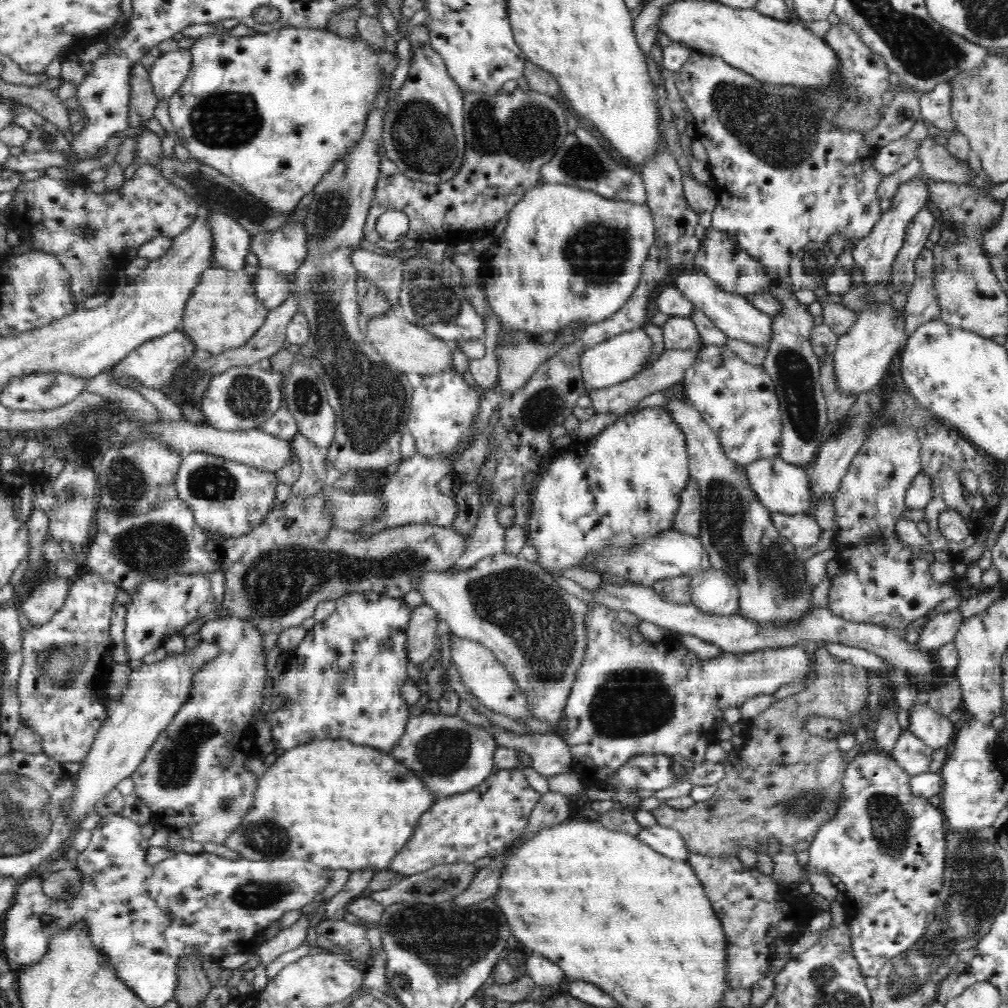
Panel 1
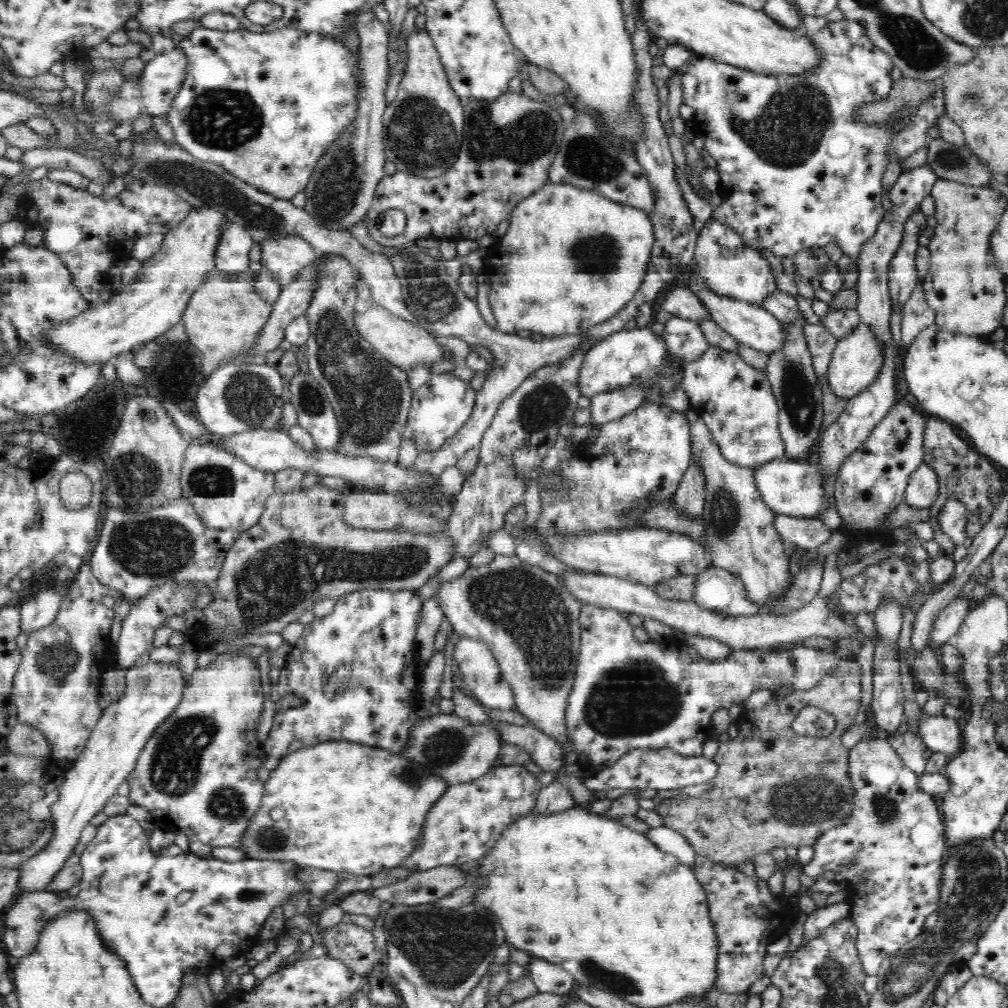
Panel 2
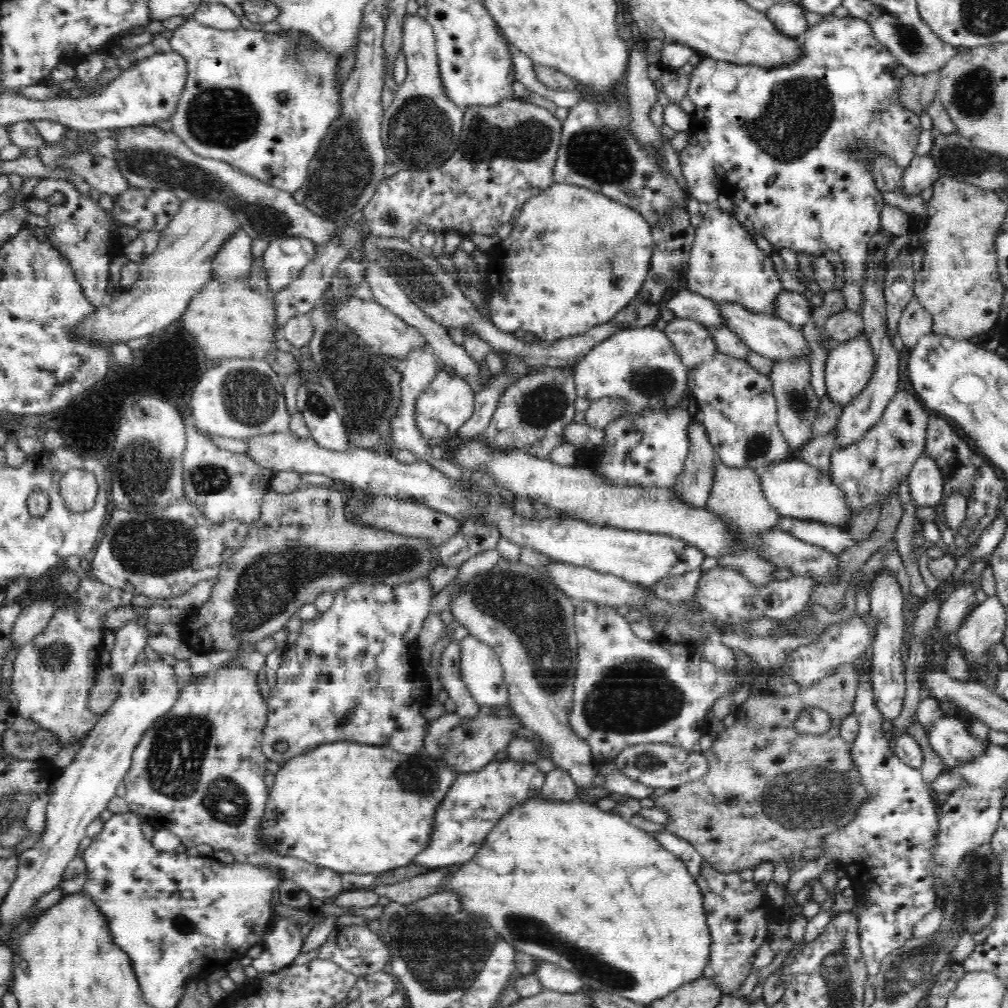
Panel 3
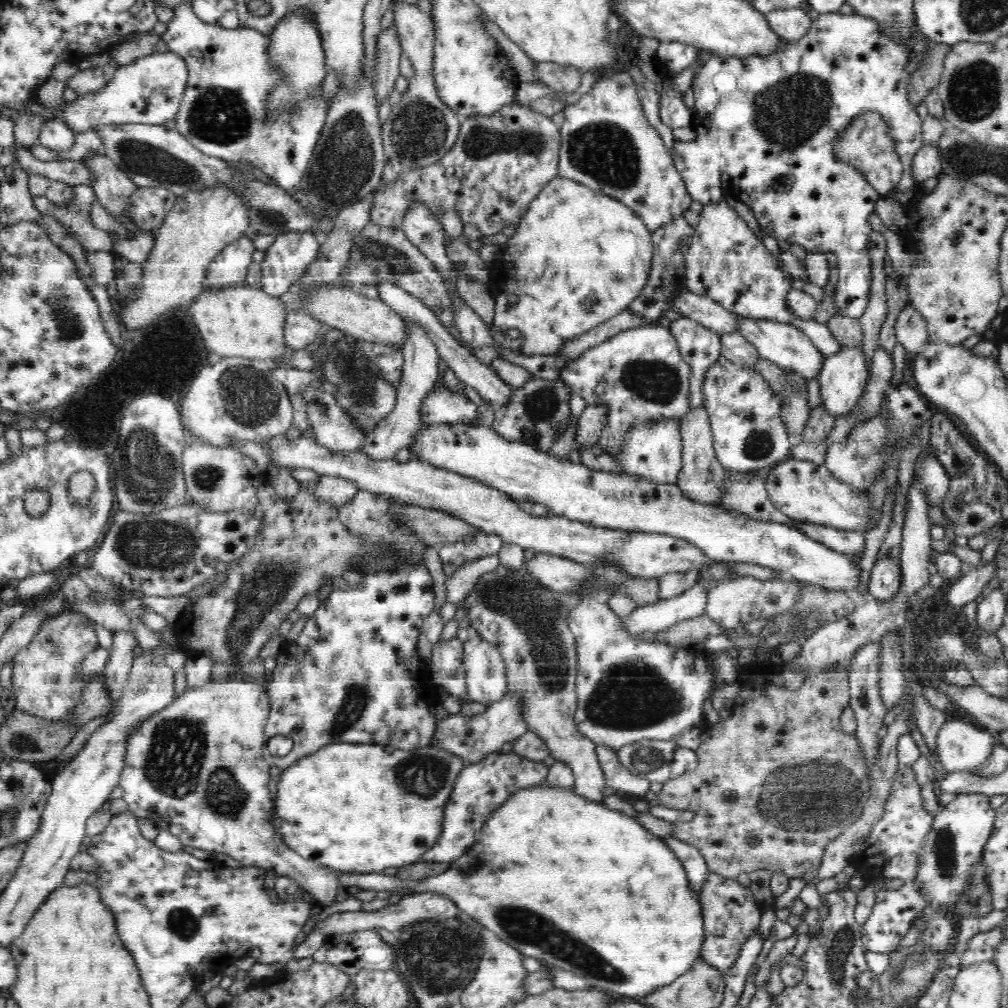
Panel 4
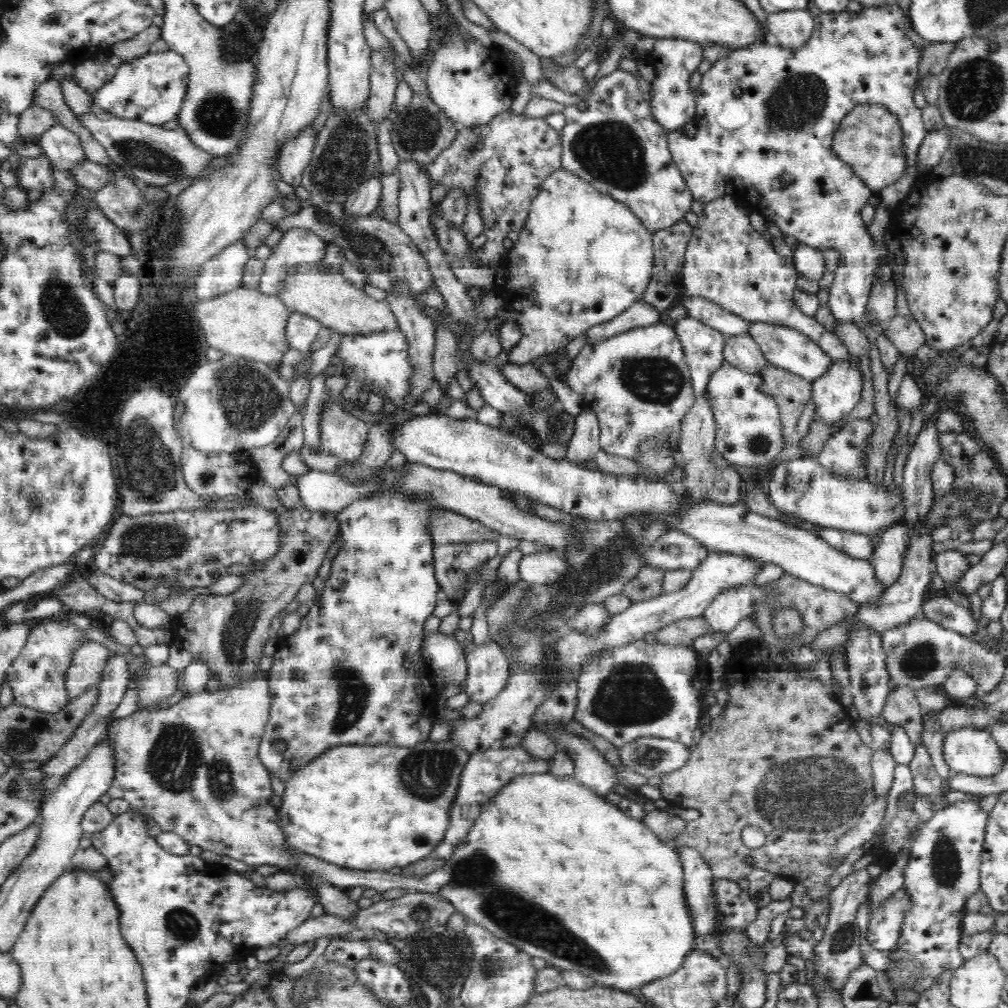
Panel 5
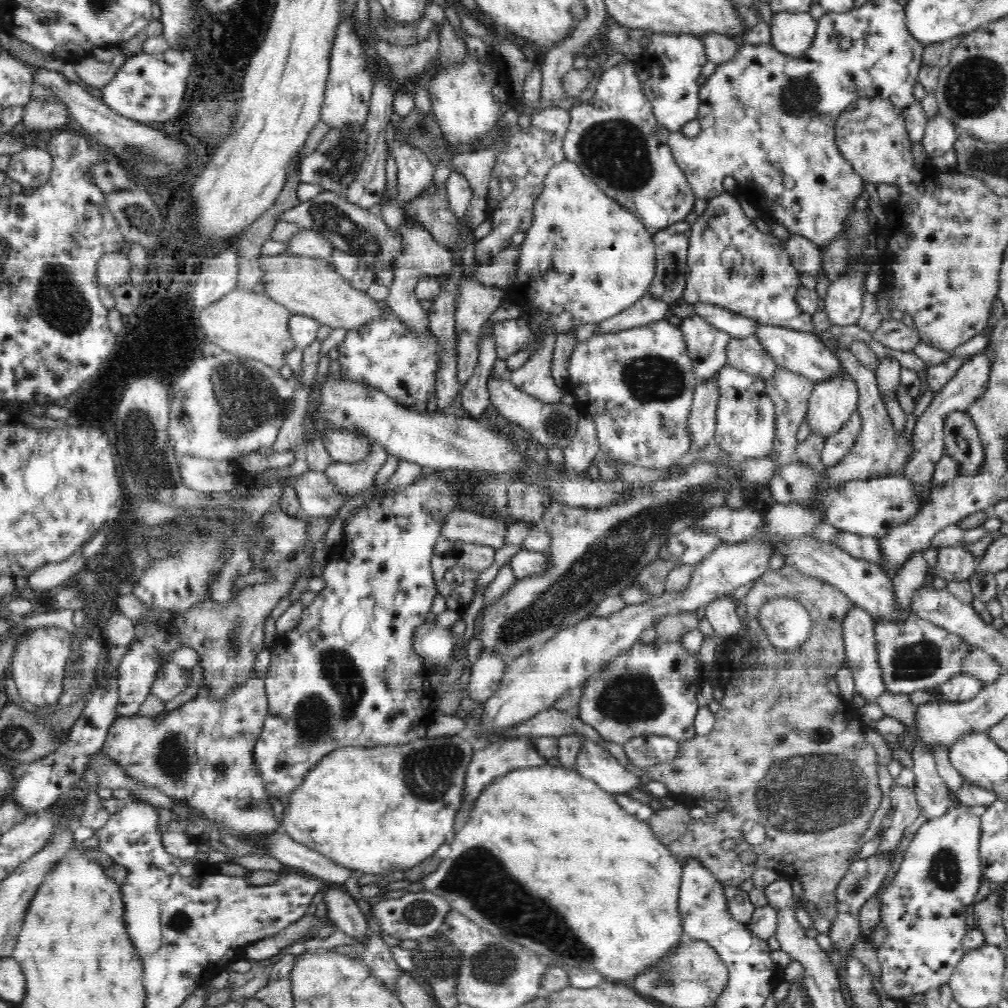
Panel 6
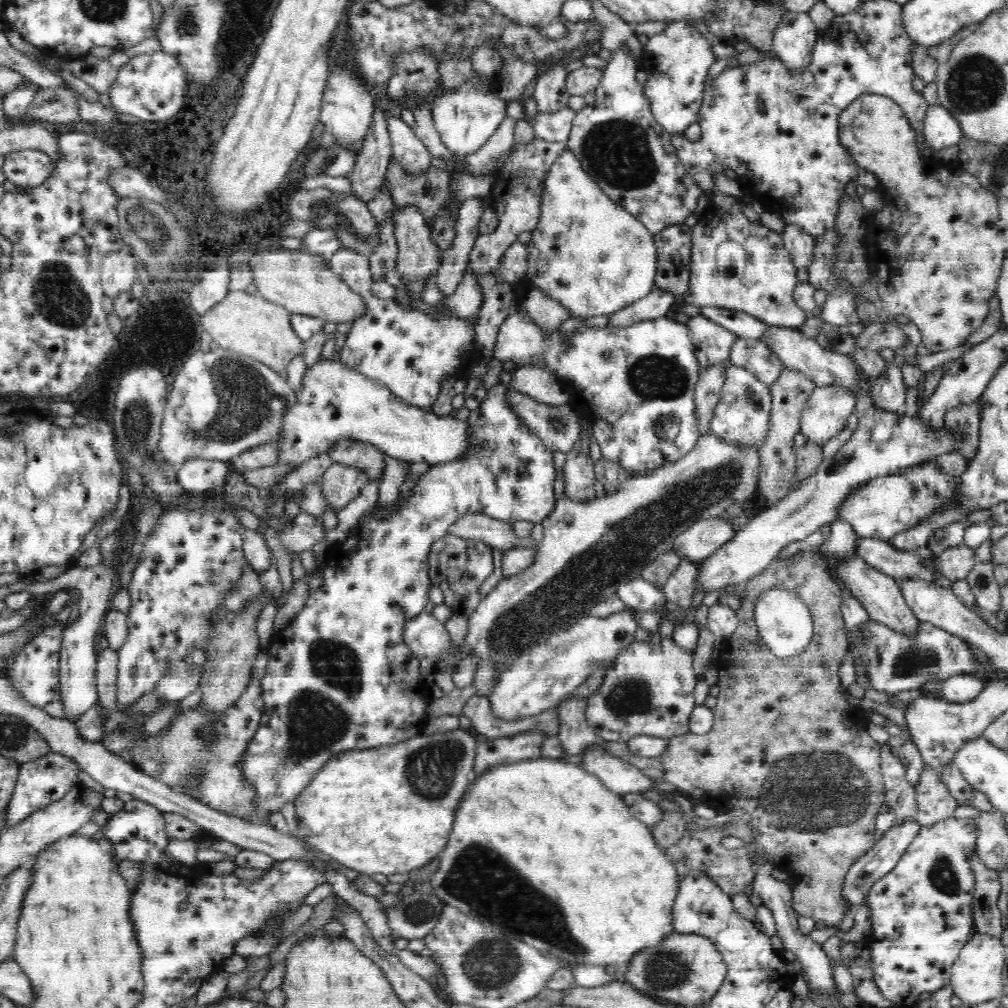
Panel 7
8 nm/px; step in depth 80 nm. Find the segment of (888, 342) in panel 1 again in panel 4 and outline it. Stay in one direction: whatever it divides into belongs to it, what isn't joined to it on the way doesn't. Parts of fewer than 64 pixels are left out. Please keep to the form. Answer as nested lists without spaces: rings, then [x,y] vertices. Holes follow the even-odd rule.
[[[860,345],[842,346],[840,351],[825,357],[820,374],[817,376],[821,404],[830,416],[840,416],[849,413],[854,404],[860,400],[867,386],[866,359]]]

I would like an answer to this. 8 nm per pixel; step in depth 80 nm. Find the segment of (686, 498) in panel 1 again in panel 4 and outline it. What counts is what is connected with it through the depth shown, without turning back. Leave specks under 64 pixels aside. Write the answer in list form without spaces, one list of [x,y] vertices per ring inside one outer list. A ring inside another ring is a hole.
[[[702,405],[691,408],[680,421],[680,430],[683,441],[683,467],[677,476],[678,485],[682,492],[692,501],[702,504],[716,504],[721,498],[721,486],[727,479],[730,471],[720,464],[717,459],[713,445],[712,427],[708,422],[708,416],[705,416],[705,410]]]

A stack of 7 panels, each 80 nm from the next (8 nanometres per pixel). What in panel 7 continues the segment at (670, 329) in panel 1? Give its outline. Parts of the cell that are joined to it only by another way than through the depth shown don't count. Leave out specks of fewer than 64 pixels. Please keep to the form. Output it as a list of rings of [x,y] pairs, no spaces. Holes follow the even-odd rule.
[[[702,314],[690,317],[686,325],[692,338],[694,355],[700,363],[700,370],[728,361],[732,344],[737,339],[730,330],[712,322]]]

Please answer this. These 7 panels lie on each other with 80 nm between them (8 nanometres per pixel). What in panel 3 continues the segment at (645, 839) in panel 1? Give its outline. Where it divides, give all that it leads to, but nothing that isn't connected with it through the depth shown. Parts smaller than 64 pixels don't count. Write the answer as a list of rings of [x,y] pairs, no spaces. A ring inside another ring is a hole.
[[[666,828],[660,832],[654,833],[656,841],[676,855],[693,874],[694,878],[700,874],[700,868],[705,864],[702,855],[688,842],[685,838],[680,838],[676,834],[672,834]]]

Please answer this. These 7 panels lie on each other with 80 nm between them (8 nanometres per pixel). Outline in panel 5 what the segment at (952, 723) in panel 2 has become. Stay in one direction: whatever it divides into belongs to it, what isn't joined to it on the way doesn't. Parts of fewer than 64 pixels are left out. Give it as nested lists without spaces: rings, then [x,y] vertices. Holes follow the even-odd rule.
[[[964,726],[950,730],[945,735],[942,751],[952,773],[992,776],[1005,764],[1000,757],[1000,747],[988,728]]]

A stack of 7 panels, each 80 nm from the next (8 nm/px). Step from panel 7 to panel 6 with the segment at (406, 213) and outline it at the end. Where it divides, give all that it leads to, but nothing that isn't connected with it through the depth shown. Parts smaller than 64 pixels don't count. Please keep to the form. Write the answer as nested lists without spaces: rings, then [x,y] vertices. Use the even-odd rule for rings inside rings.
[[[422,223],[402,224],[400,233],[403,240],[403,249],[395,260],[393,269],[396,272],[396,276],[394,282],[389,286],[389,295],[385,302],[388,303],[387,308],[392,309],[396,316],[406,323],[407,329],[411,330],[411,333],[414,333],[414,335],[428,335],[426,330],[429,329],[430,325],[429,317],[425,310],[426,304],[416,298],[414,288],[418,284],[419,279],[425,276],[441,276],[456,265],[462,269],[462,276],[464,276],[462,260],[455,262],[450,249],[438,244],[438,241],[432,237],[432,233],[427,231]]]

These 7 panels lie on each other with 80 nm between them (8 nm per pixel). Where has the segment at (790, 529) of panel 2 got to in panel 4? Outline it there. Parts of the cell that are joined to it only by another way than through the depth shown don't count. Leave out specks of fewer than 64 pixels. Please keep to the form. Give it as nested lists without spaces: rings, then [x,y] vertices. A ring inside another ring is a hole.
[[[797,521],[794,530],[813,541],[820,542],[836,553],[852,556],[864,553],[866,549],[865,531],[840,530],[835,527],[821,526],[816,523]]]

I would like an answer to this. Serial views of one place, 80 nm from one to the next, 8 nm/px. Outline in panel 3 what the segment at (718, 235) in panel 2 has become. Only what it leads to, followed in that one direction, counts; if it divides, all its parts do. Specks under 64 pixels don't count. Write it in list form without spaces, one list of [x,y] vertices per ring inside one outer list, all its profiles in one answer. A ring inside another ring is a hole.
[[[716,204],[705,206],[701,217],[687,262],[687,289],[714,302],[740,303],[748,310],[776,316],[773,303],[783,288],[771,257],[756,245],[732,214]]]

